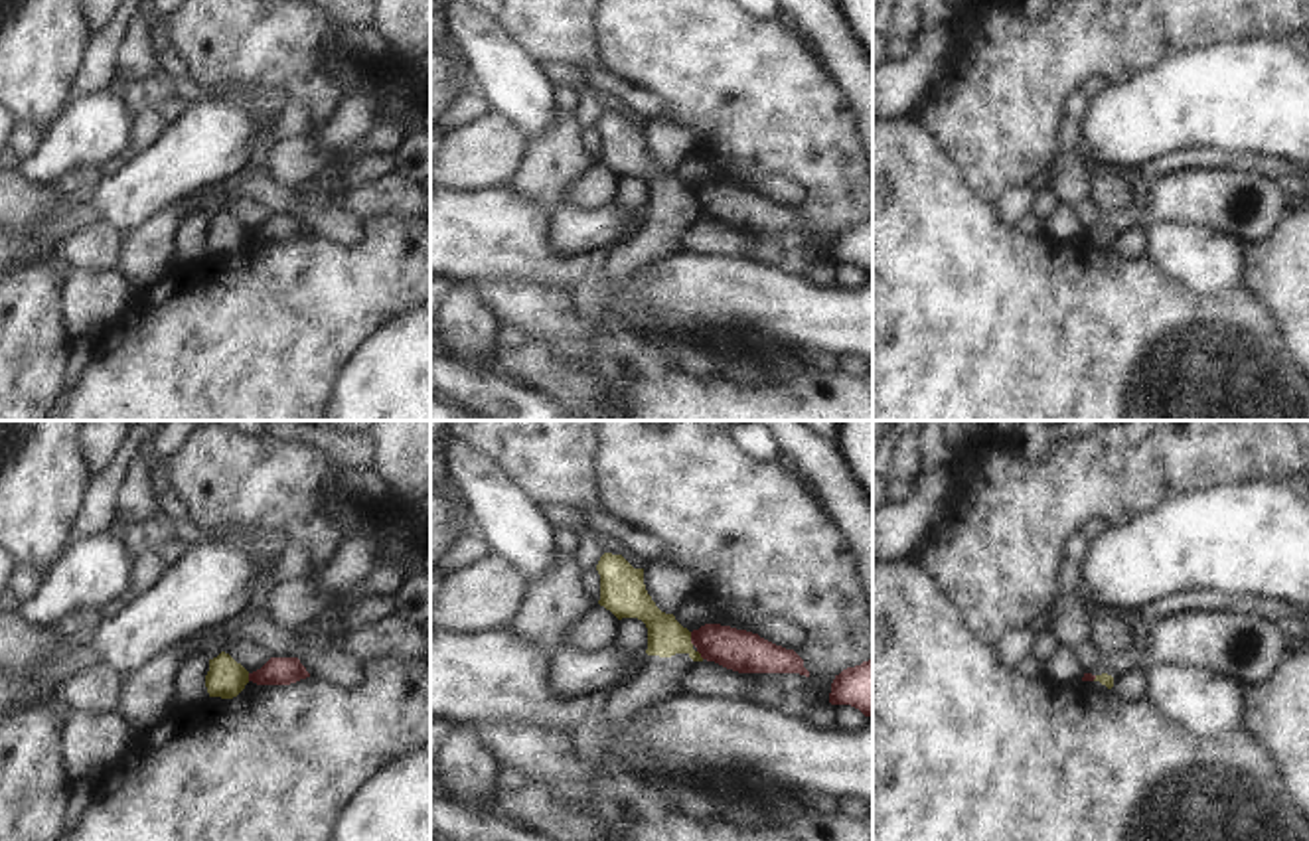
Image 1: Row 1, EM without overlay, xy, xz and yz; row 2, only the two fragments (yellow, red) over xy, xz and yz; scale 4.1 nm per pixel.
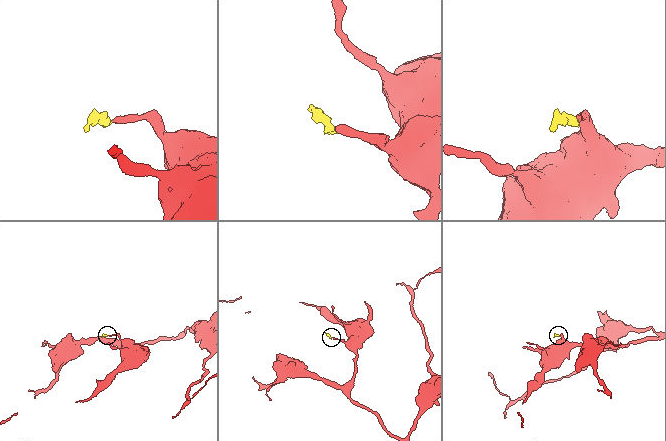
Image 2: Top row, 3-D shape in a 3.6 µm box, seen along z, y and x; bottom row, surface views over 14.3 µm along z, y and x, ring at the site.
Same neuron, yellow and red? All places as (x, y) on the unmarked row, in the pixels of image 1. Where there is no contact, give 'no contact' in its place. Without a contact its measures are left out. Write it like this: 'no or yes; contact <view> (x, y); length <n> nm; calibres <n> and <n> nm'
no; contact xz (690, 196); length 60 nm; calibres 160 and 170 nm

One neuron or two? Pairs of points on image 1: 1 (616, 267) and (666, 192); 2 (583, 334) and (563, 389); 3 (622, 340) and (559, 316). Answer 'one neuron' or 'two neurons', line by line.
1: one neuron
2: two neurons
3: one neuron

